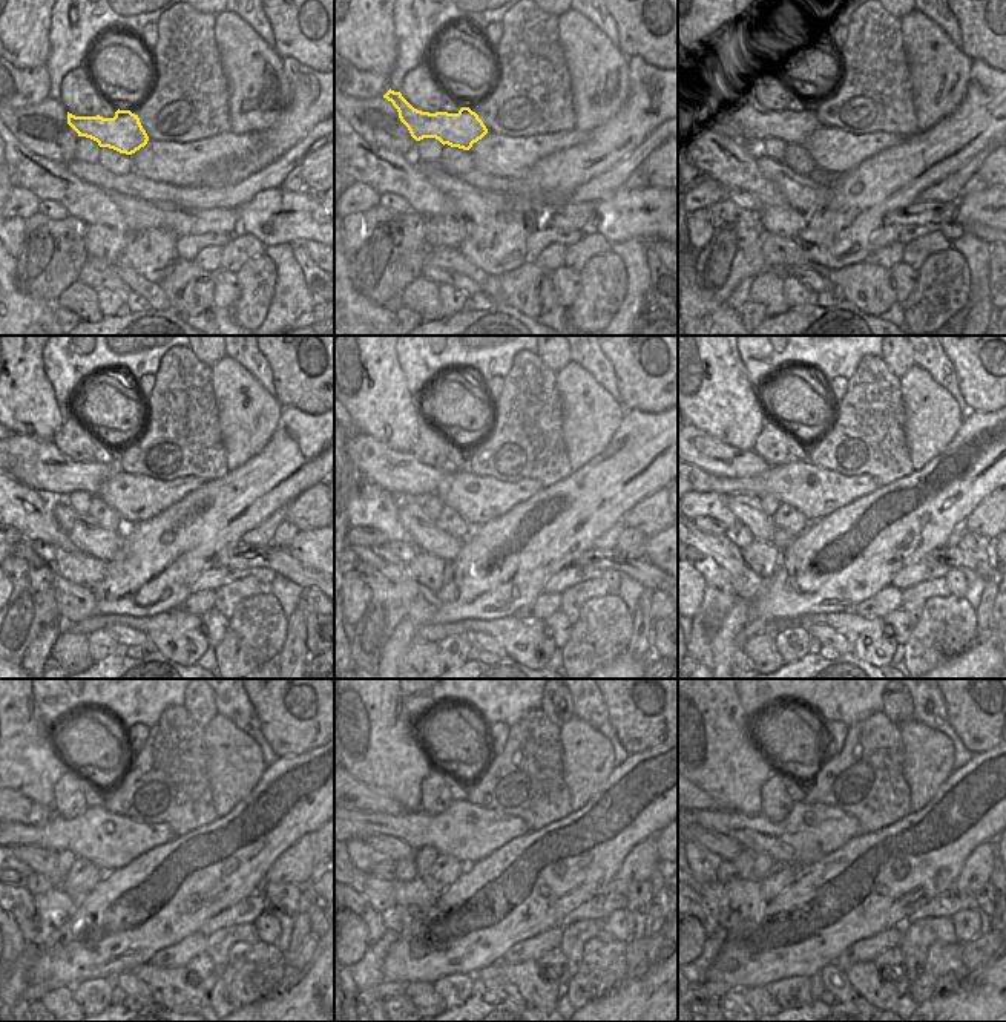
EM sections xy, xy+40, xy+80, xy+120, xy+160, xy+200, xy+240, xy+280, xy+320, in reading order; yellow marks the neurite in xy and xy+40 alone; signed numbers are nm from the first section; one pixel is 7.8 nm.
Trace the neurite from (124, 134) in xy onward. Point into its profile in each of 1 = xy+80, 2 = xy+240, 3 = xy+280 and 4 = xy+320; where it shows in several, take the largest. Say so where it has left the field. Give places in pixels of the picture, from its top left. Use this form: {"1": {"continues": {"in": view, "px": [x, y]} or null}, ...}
{"1": {"continues": {"in": "xy+80", "px": [753, 124]}}, "2": {"continues": {"in": "xy+240", "px": [22, 800]}}, "3": {"continues": {"in": "xy+280", "px": [365, 800]}}, "4": {"continues": {"in": "xy+320", "px": [709, 803]}}}

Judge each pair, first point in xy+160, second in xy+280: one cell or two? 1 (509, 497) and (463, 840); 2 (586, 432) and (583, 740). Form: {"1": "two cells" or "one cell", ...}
{"1": "one cell", "2": "one cell"}

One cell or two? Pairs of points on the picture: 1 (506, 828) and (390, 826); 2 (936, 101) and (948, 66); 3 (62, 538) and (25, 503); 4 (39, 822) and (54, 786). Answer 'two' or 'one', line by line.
1: one
2: one
3: one
4: two

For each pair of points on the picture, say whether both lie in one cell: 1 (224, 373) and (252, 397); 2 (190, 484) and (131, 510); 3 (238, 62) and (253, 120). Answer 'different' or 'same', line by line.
1: same
2: same
3: same

